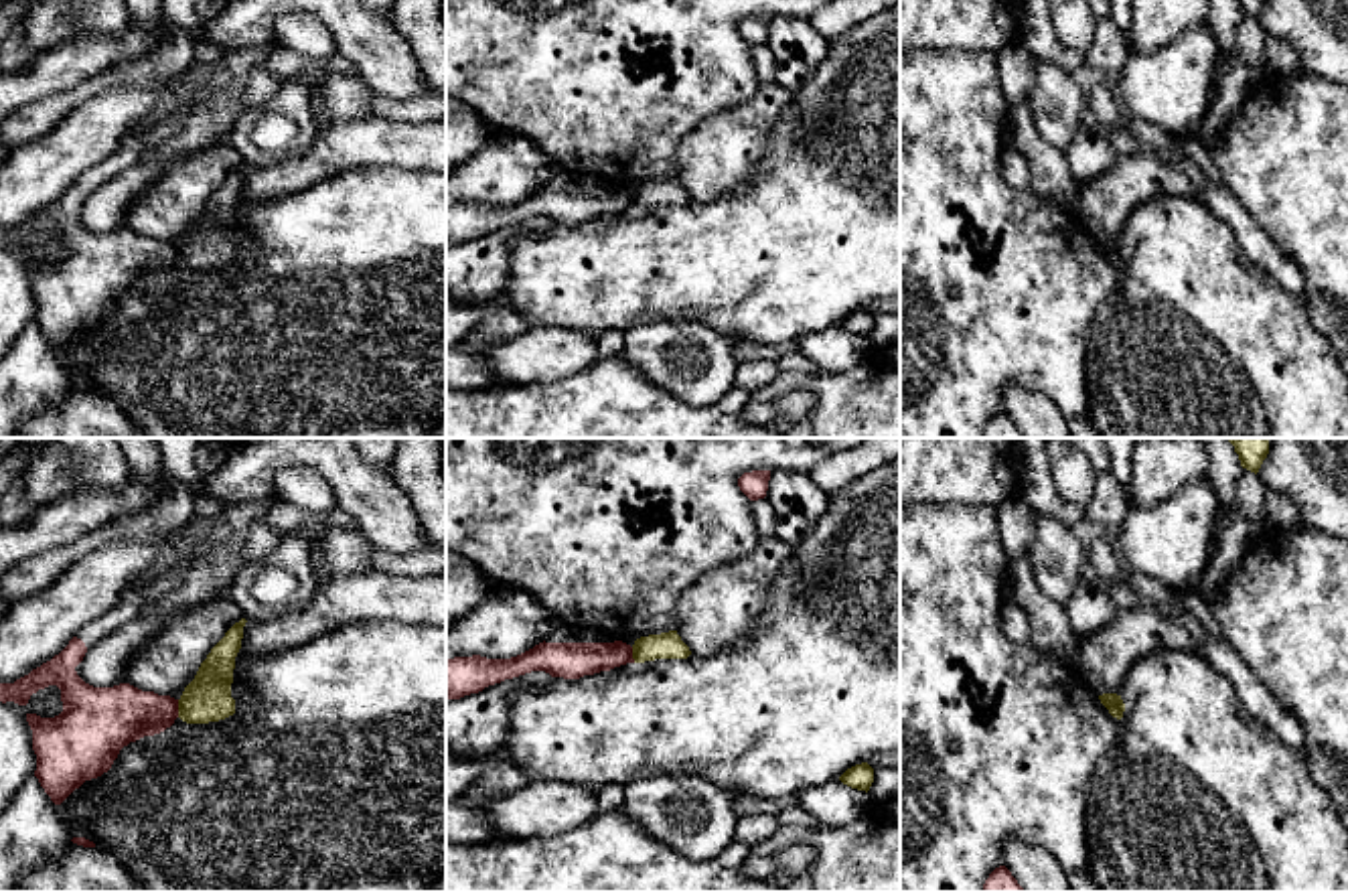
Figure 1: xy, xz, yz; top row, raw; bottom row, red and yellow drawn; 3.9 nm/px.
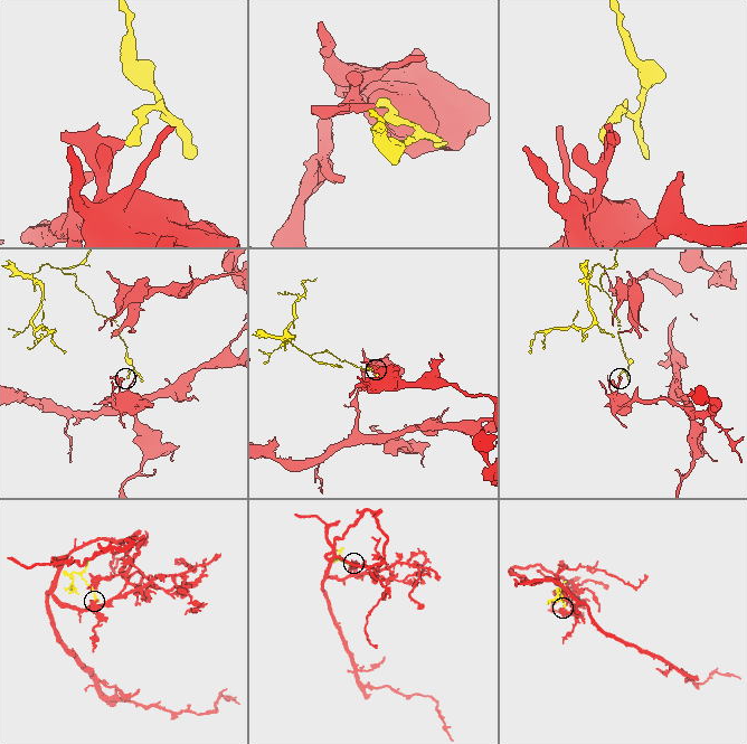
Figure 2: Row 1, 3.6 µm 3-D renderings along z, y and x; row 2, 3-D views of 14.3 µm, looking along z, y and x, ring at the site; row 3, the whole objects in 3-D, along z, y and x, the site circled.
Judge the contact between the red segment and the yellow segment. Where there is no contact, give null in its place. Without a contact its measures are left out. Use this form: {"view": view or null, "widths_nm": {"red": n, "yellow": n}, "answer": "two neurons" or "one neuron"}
{"view": "xy", "widths_nm": {"red": 240, "yellow": 190}, "answer": "two neurons"}

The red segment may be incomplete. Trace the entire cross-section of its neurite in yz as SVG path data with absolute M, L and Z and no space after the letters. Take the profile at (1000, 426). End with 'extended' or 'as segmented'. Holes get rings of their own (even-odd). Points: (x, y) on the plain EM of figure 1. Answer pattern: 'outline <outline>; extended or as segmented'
outline M999 412L985 426L983 438L1024 438L1024 434L1005 412Z; as segmented

